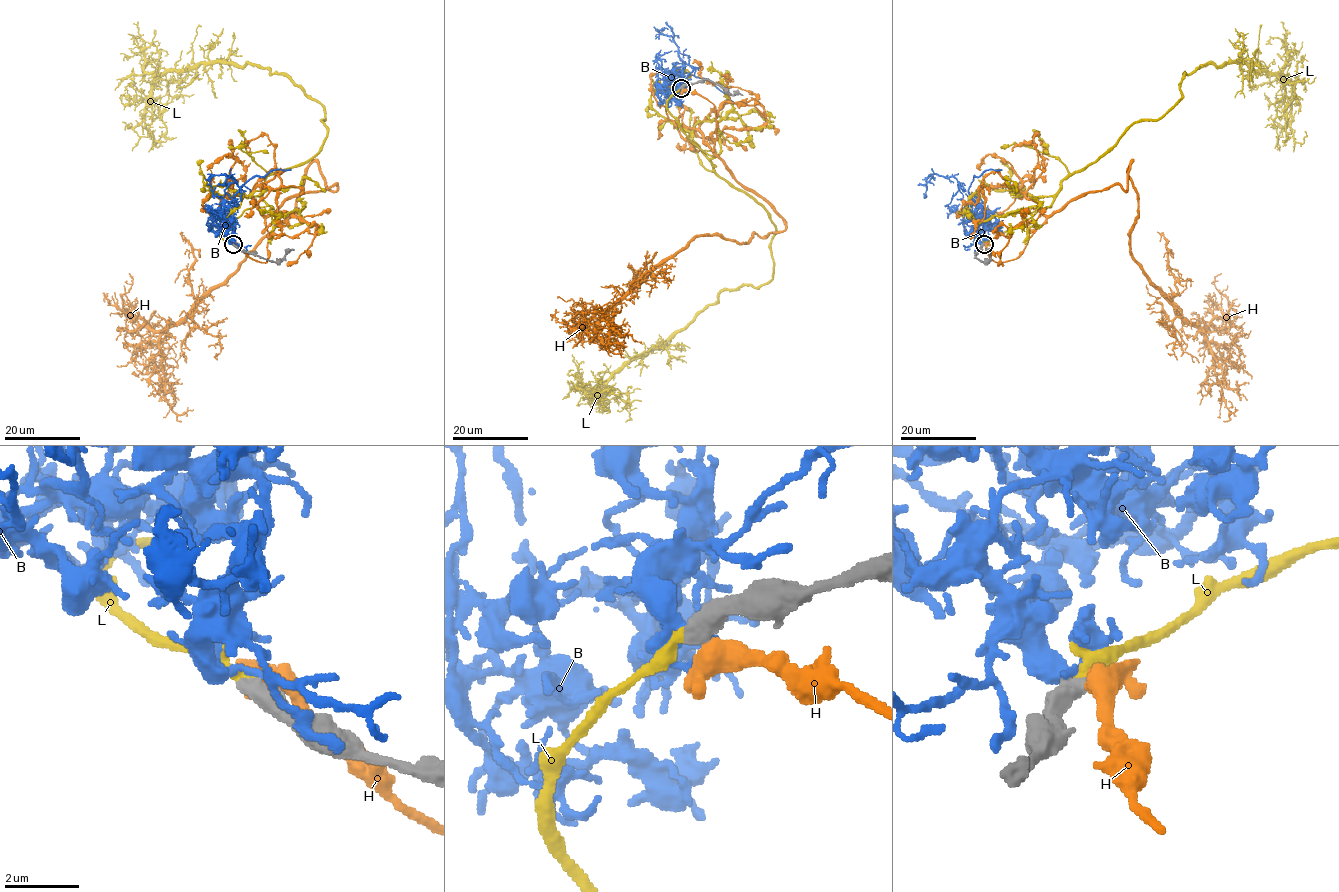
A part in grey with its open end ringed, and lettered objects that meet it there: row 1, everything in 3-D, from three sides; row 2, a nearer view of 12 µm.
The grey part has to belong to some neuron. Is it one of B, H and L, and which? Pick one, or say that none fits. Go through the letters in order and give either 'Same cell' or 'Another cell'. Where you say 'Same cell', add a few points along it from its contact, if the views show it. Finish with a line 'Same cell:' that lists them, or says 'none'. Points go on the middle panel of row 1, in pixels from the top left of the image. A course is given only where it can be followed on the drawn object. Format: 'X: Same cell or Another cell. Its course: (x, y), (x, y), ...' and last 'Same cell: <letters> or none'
B: Another cell
H: Another cell
L: Same cell. Its course: (681, 87), (669, 113), (775, 228), (773, 277), (723, 290), (634, 356), (589, 396), (610, 410)
Same cell: L

